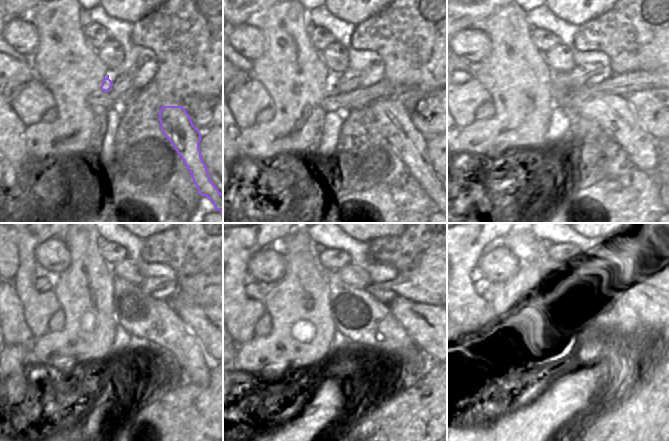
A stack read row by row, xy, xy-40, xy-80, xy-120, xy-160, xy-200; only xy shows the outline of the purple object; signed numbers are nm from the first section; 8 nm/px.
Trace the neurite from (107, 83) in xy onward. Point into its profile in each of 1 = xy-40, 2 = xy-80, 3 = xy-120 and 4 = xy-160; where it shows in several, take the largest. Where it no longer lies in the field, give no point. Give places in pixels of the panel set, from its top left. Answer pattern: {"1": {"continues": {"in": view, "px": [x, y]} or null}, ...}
{"1": {"continues": {"in": "xy-40", "px": [332, 81]}}, "2": {"continues": {"in": "xy-80", "px": [562, 85]}}, "3": {"continues": {"in": "xy-120", "px": [140, 320]}}, "4": {"continues": {"in": "xy-160", "px": [363, 322]}}}

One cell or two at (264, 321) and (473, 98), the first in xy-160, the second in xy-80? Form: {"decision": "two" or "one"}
{"decision": "two"}

